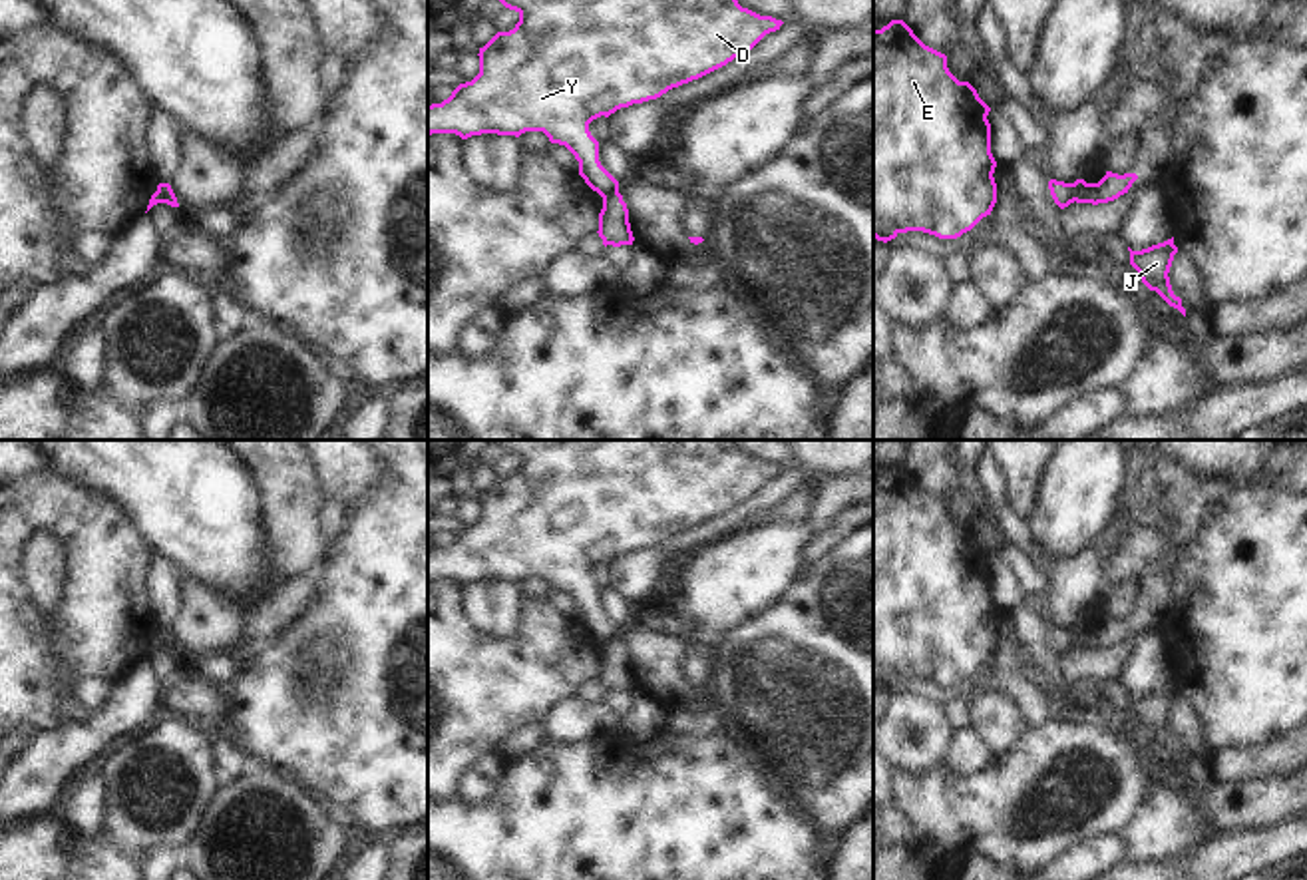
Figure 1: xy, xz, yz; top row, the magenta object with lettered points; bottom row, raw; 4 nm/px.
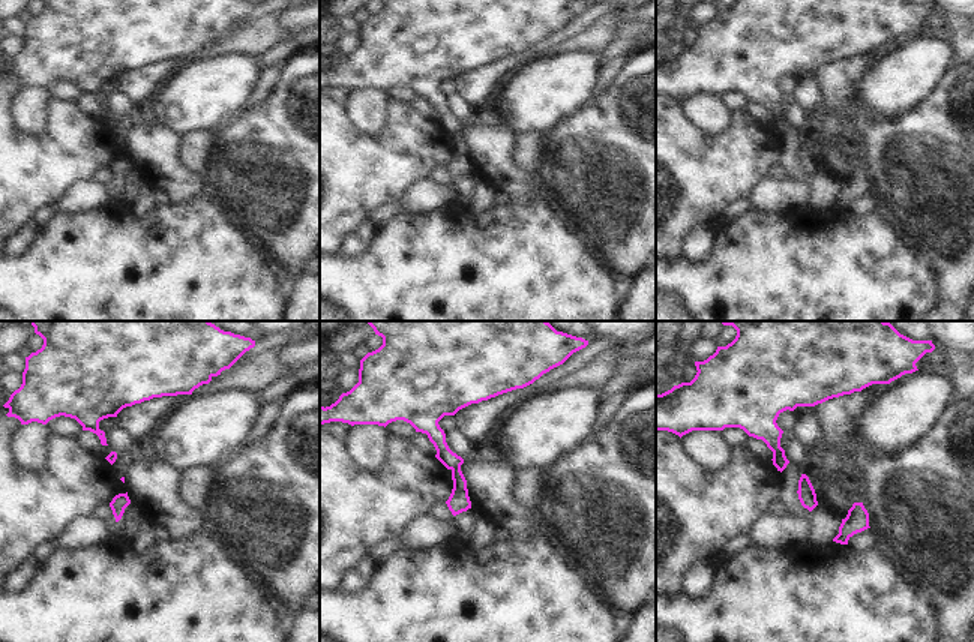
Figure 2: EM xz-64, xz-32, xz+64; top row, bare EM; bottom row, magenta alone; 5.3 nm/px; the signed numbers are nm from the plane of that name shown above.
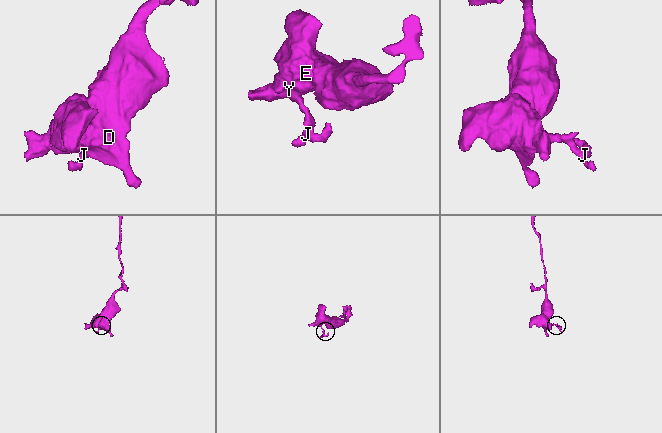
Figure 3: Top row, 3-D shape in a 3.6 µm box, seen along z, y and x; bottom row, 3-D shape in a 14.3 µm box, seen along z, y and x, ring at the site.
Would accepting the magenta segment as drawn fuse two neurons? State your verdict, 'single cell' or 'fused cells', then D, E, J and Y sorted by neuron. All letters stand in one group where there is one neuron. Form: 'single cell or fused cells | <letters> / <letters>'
fused cells | D E Y / J

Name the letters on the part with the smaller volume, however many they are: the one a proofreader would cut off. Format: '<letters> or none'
J

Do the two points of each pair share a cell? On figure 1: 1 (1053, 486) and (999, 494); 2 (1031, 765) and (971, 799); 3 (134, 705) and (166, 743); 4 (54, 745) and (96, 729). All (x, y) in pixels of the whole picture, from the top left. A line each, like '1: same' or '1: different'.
1: different
2: same
3: different
4: same

